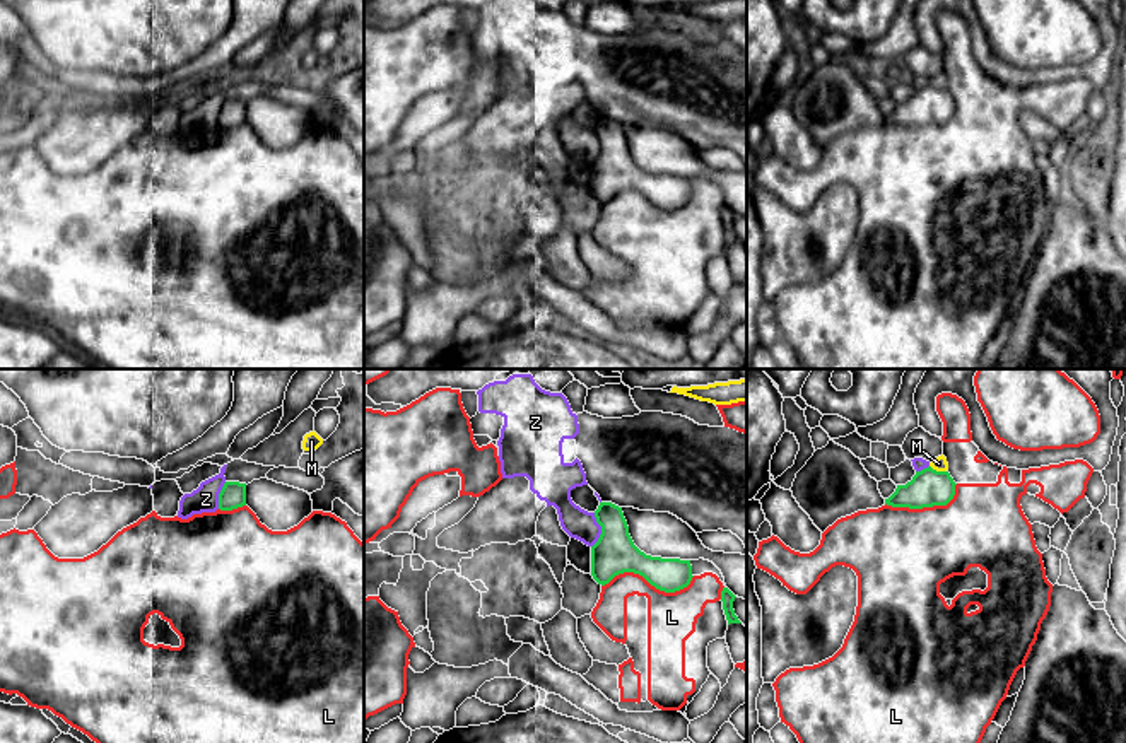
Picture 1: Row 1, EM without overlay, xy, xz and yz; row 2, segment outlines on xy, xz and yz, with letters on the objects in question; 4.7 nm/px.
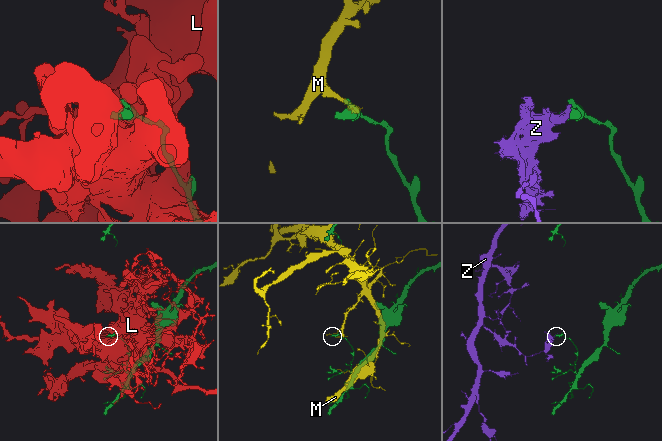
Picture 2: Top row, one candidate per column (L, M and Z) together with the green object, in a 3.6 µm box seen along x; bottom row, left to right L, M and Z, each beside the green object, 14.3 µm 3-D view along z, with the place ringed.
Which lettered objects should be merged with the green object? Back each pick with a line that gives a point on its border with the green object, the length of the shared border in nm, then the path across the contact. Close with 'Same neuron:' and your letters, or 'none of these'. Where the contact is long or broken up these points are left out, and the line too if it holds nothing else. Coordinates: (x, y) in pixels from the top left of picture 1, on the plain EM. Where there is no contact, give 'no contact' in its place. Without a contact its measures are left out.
Same neuron: none of these

